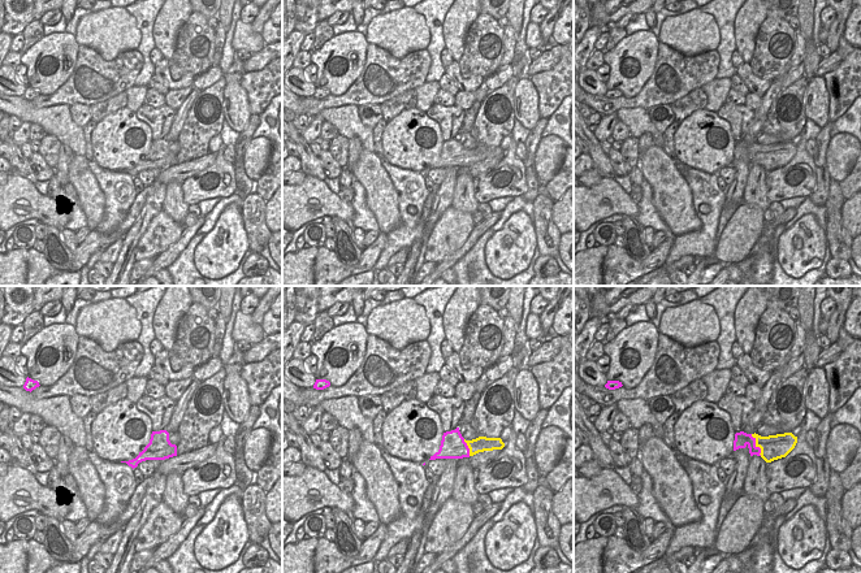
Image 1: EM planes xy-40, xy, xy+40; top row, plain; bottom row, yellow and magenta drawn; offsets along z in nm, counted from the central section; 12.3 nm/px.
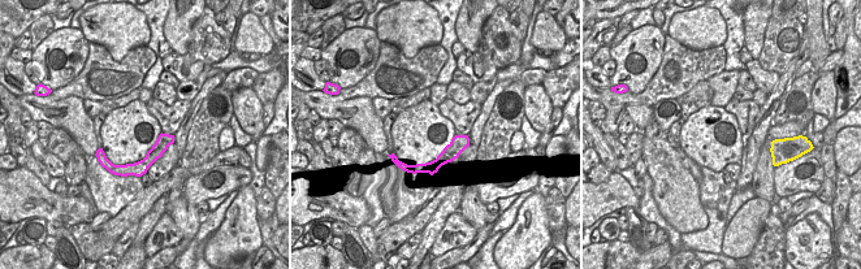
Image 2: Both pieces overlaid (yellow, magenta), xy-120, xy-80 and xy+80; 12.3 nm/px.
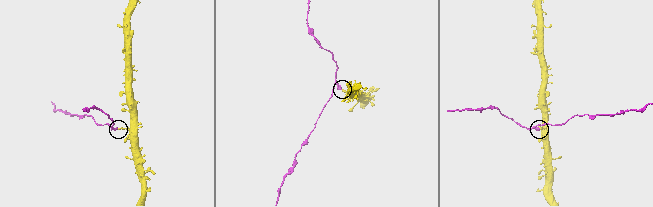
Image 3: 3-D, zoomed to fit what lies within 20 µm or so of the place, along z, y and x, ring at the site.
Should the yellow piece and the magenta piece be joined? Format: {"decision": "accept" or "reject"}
{"decision": "reject"}

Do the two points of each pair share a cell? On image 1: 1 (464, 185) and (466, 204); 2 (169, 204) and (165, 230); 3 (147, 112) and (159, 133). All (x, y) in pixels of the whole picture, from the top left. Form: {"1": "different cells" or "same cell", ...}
{"1": "same cell", "2": "different cells", "3": "same cell"}

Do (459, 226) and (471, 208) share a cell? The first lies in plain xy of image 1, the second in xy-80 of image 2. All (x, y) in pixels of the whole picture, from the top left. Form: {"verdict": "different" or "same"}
{"verdict": "different"}

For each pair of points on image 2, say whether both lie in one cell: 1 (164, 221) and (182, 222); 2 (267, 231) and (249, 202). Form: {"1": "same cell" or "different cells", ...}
{"1": "different cells", "2": "different cells"}

